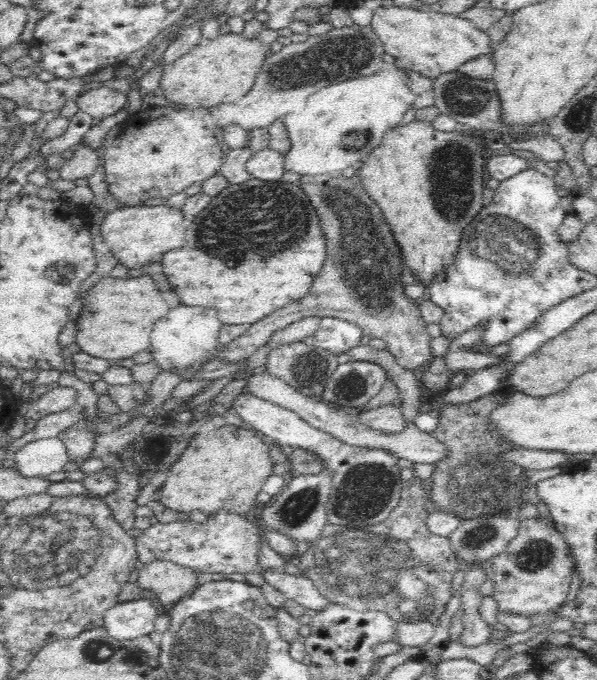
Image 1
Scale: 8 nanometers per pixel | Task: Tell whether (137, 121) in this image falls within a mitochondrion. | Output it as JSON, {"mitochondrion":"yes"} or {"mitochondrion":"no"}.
{"mitochondrion":"no"}

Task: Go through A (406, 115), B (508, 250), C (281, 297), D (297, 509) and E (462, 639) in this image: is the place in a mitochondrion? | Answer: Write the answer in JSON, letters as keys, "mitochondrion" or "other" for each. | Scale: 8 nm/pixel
{"A":"other","B":"mitochondrion","C":"other","D":"mitochondrion","E":"other"}

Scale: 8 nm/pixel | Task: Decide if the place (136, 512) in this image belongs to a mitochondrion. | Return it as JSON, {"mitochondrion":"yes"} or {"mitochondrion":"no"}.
{"mitochondrion":"no"}

